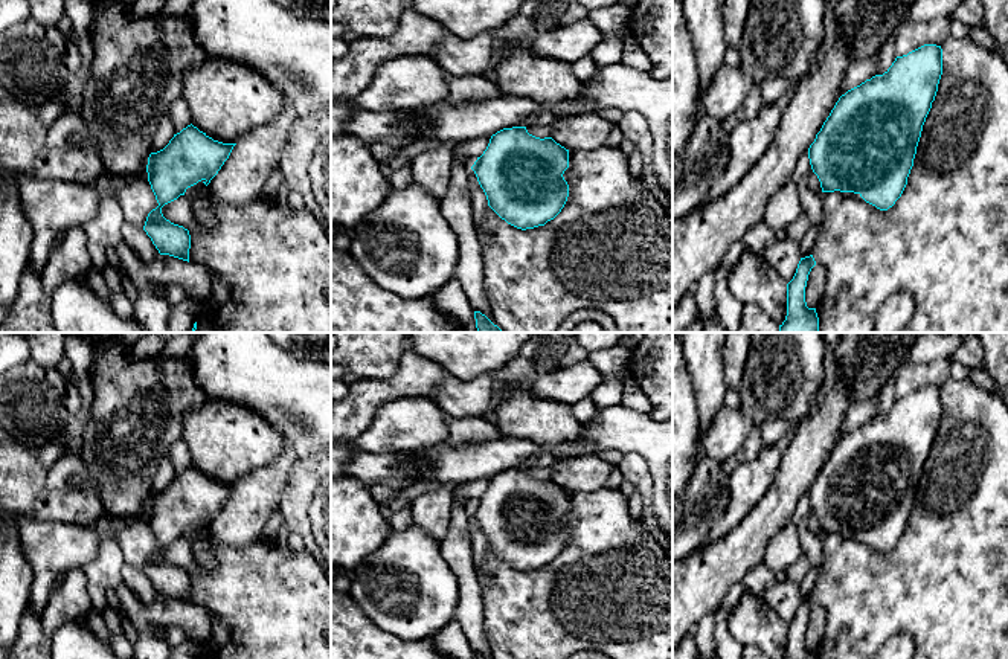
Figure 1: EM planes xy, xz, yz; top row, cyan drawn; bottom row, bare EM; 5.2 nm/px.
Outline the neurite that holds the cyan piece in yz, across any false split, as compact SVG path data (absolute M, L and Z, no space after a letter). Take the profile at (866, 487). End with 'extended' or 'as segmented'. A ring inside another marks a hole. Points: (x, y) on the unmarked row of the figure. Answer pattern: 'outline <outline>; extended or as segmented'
outline M924 386L907 397L897 398L883 416L875 416L842 436L808 490L810 506L820 523L822 534L854 534L880 552L892 549L907 526L923 467L935 442L941 416L941 387Z; as segmented

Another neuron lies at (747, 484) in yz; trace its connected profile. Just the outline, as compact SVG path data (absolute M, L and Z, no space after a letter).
M790 424L788 432L773 445L764 445L758 458L747 464L737 464L729 474L730 499L724 514L706 535L701 546L712 545L730 532L767 494L779 470L784 450L788 445L796 424Z

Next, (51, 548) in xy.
M146 511L127 519L102 516L91 526L43 522L34 516L14 519L23 555L34 572L27 610L41 616L56 578L91 563L104 538L116 540L134 522L148 523Z

